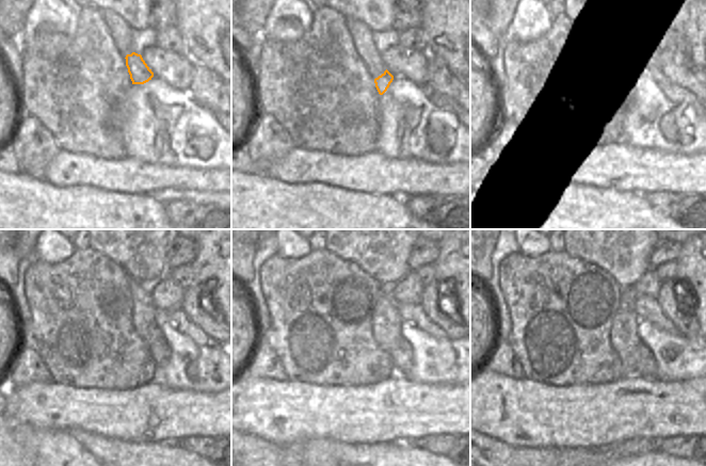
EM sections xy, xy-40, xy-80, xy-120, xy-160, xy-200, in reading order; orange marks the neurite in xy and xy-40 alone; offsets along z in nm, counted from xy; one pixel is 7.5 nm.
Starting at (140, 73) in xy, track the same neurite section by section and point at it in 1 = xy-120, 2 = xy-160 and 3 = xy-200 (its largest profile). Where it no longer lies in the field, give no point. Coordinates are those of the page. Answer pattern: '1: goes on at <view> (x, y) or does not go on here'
1: goes on at xy-120 (159, 350)
2: goes on at xy-160 (401, 354)
3: goes on at xy-200 (645, 365)

